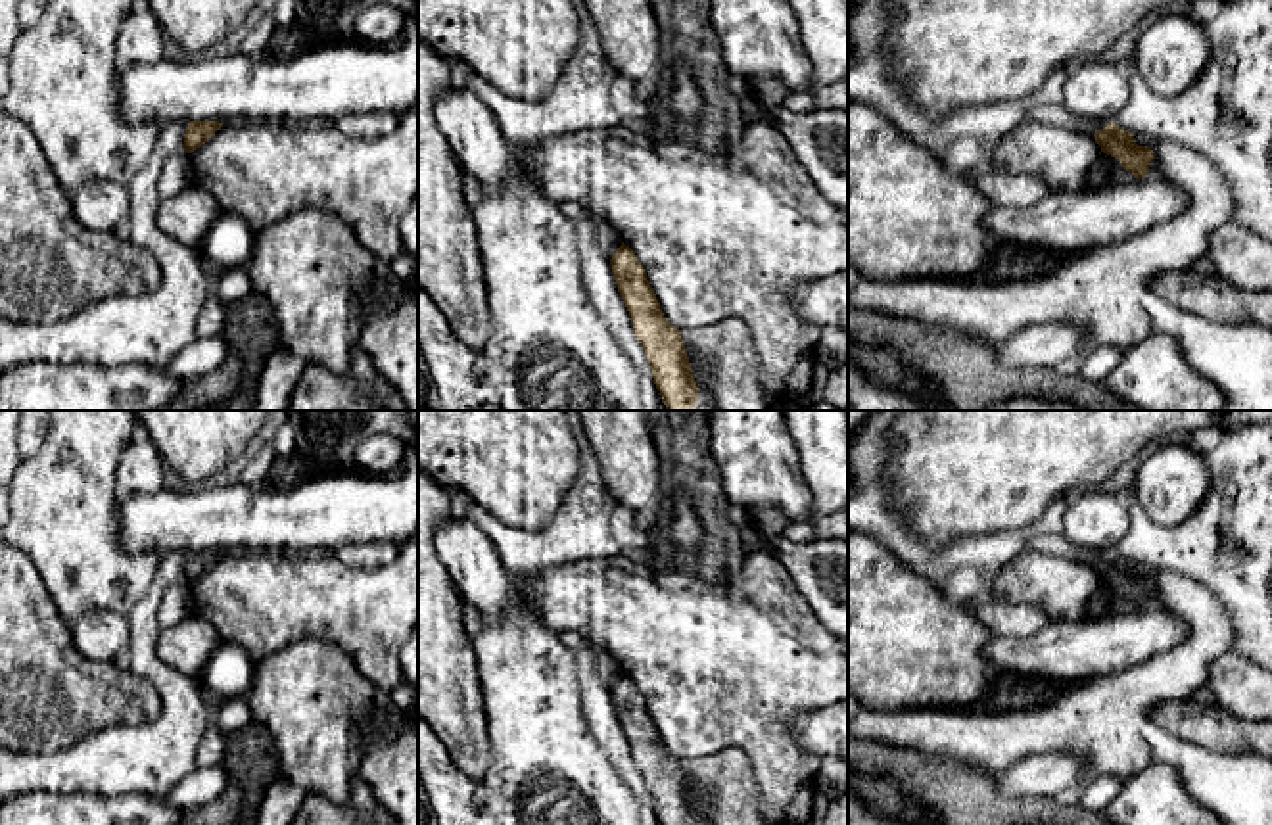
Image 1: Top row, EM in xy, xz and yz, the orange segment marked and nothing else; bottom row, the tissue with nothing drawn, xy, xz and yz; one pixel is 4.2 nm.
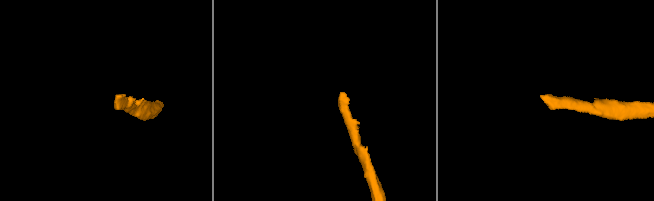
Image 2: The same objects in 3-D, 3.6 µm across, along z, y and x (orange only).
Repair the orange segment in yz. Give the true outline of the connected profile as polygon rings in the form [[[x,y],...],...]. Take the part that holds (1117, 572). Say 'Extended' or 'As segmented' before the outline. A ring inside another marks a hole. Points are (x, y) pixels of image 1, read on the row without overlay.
As segmented. [[[1107,553],[1107,556],[1097,560],[1094,568],[1101,576],[1101,581],[1119,589],[1134,608],[1147,606],[1155,581],[1147,576],[1138,576],[1132,562],[1115,553]]]

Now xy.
As segmented. [[[190,551],[184,564],[184,579],[192,583],[196,578],[205,574],[223,556],[219,551]]]

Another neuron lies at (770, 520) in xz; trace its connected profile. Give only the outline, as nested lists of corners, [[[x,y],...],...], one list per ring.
[[[769,505],[754,508],[750,516],[769,541],[785,535],[785,528],[790,524],[790,518],[781,508]]]

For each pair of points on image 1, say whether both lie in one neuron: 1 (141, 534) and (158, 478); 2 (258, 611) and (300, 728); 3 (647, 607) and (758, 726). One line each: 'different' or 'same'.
1: different
2: different
3: same

